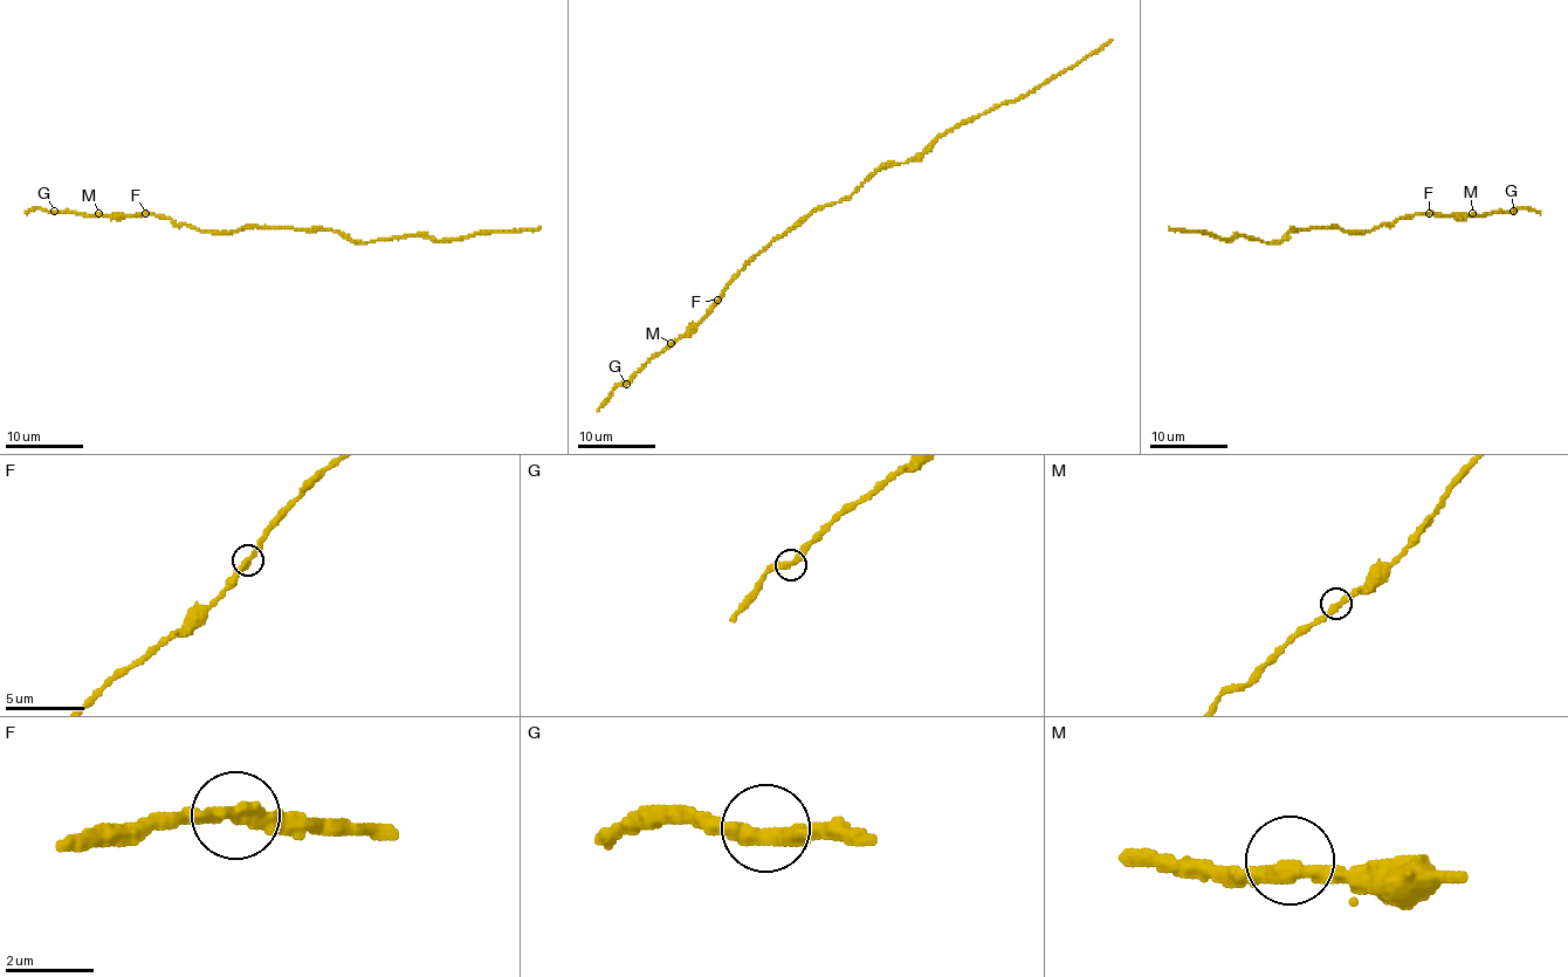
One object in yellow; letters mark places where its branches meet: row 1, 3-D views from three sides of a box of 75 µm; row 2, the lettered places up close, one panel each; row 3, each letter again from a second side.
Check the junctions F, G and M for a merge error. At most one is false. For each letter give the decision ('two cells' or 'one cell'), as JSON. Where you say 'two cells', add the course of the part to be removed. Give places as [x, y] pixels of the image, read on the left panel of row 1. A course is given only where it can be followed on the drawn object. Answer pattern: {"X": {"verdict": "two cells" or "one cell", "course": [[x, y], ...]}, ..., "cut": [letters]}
{"F": {"verdict": "one cell"}, "G": {"verdict": "one cell"}, "M": {"verdict": "one cell"}, "cut": []}

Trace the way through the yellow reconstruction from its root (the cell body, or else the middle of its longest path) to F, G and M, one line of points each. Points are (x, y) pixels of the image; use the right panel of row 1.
F: (1329, 226), (1368, 232), (1394, 225), (1400, 219), (1429, 213)
G: (1329, 226), (1368, 232), (1415, 214), (1491, 214), (1513, 211)
M: (1329, 226), (1368, 232), (1415, 214), (1472, 213)

